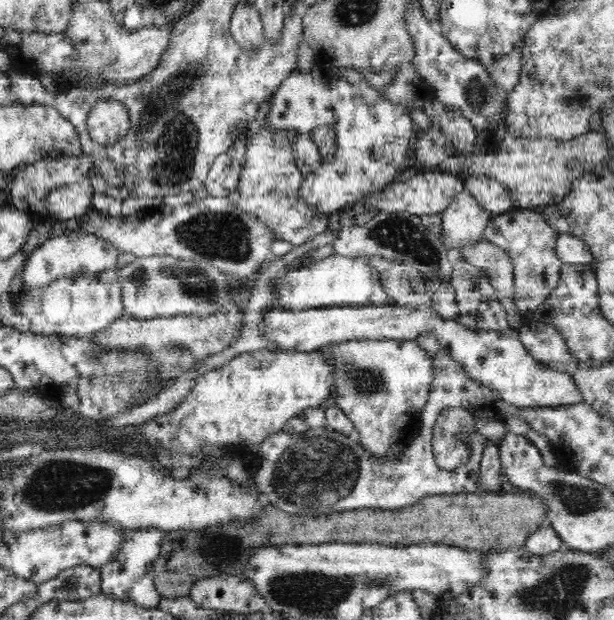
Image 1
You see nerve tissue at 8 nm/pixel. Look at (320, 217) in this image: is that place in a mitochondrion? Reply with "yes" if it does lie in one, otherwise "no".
no

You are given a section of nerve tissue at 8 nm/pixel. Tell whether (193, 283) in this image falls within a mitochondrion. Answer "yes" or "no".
yes

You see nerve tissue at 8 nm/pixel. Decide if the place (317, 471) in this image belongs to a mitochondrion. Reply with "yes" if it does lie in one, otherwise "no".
yes

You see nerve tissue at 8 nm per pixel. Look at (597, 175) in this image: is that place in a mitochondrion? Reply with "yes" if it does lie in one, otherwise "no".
no

